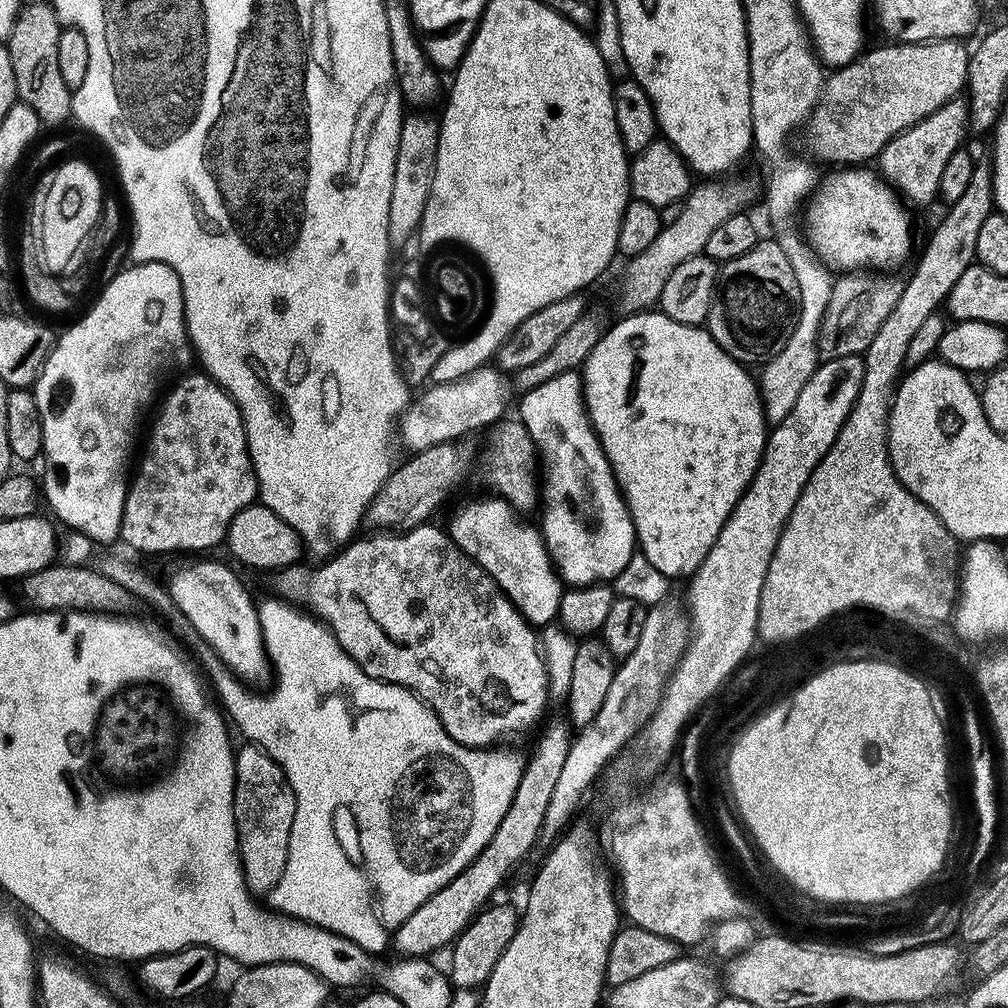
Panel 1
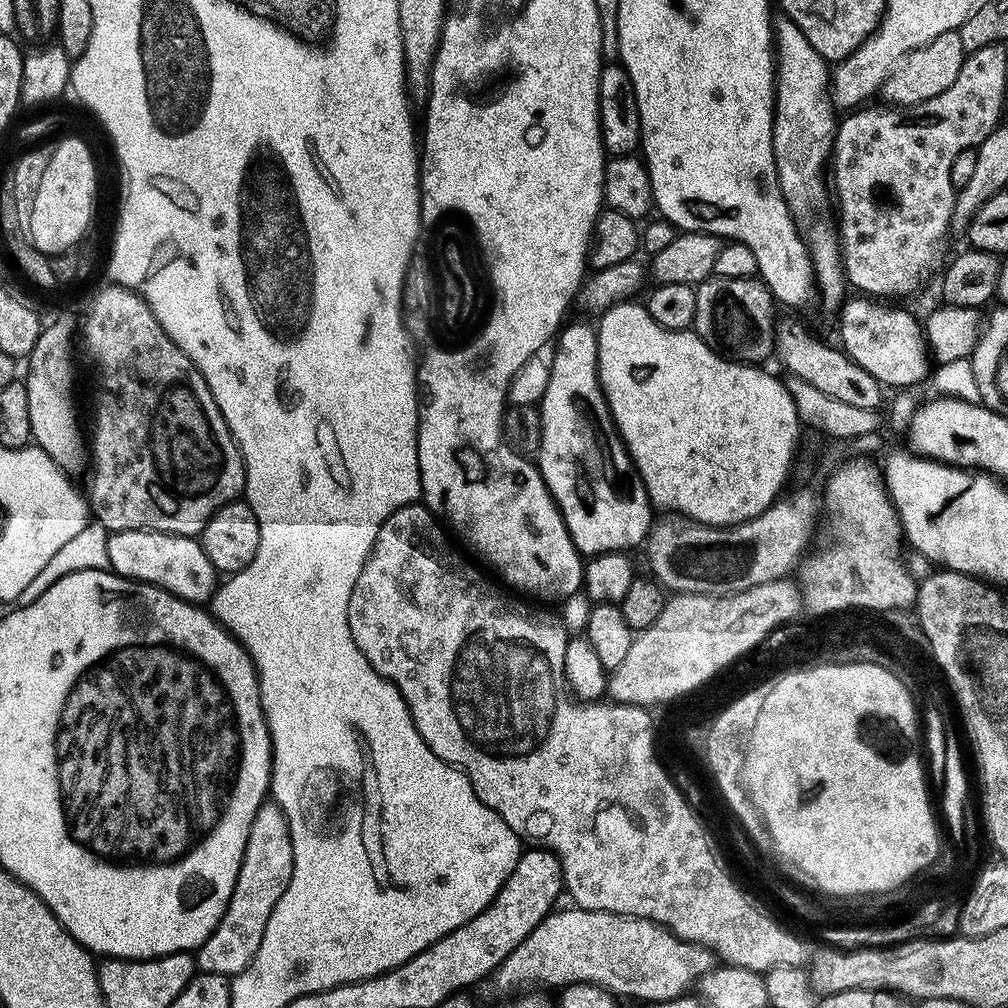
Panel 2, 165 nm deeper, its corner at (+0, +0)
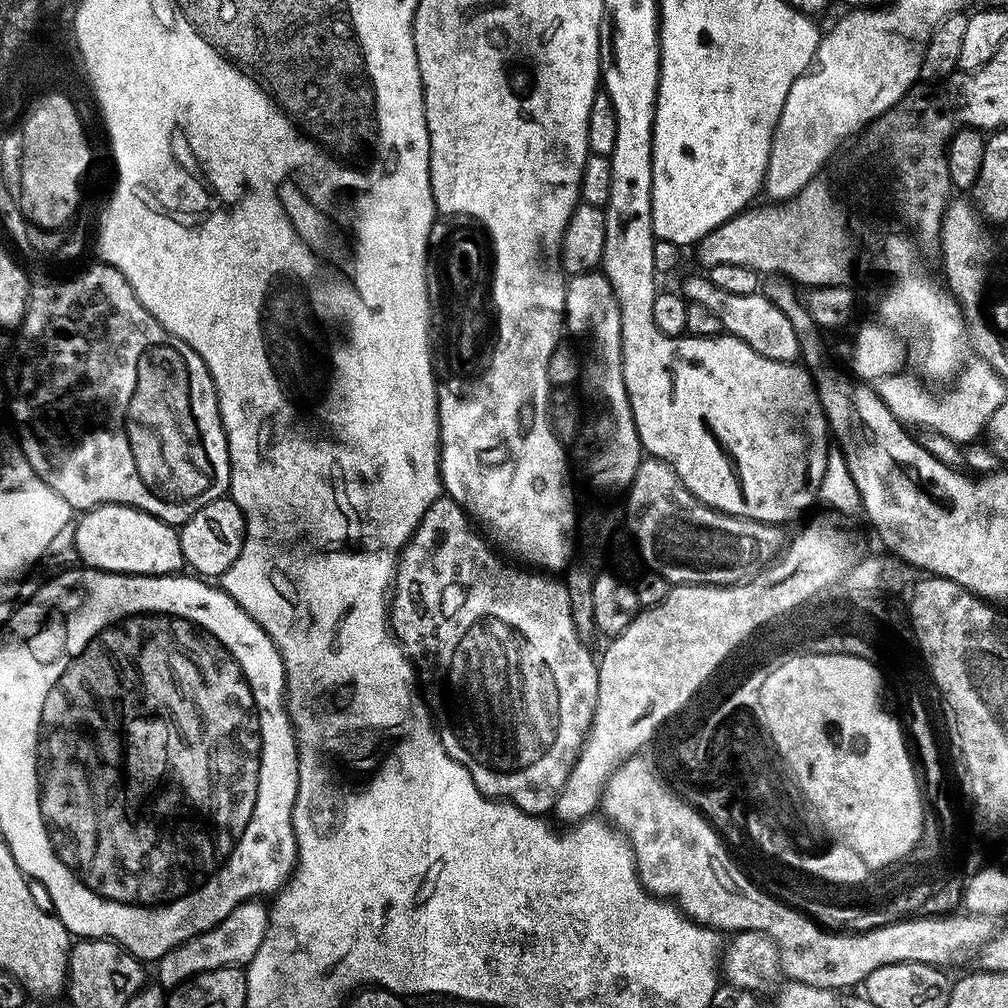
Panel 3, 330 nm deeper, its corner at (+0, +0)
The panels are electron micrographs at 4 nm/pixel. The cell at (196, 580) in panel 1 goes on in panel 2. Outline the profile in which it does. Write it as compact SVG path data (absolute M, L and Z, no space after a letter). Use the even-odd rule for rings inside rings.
M126 530L111 533L108 546L108 568L117 576L126 576L145 584L155 584L157 588L164 588L173 596L189 600L197 606L211 601L216 595L218 573L210 558L206 558L206 550L200 545L199 539L175 536L169 532Z

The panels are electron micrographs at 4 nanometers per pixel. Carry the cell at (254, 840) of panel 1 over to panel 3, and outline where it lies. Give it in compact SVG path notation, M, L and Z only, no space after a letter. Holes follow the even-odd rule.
M249 898L234 906L234 910L230 910L230 914L222 918L222 922L218 922L210 930L192 936L184 944L178 945L177 948L160 957L158 967L160 967L161 982L159 983L165 989L171 990L177 984L206 970L247 966L254 958L254 954L258 954L258 946L262 946L262 938L266 938L269 911L269 905L263 904L260 898Z

